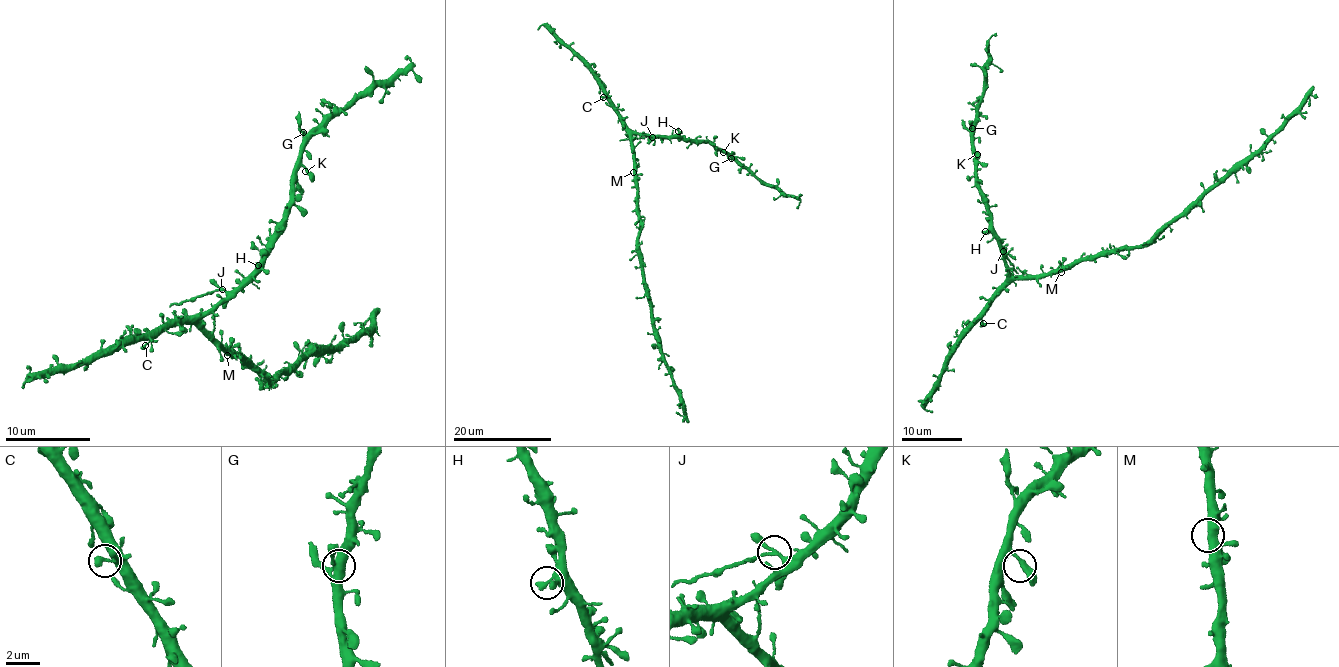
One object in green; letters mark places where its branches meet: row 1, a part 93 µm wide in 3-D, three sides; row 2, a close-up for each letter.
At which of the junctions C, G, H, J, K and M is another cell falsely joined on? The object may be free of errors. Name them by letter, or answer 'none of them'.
J

